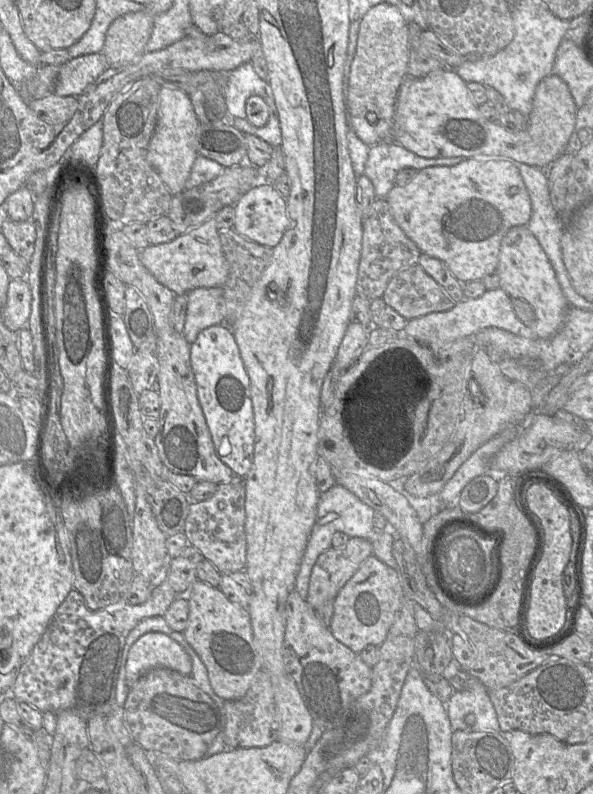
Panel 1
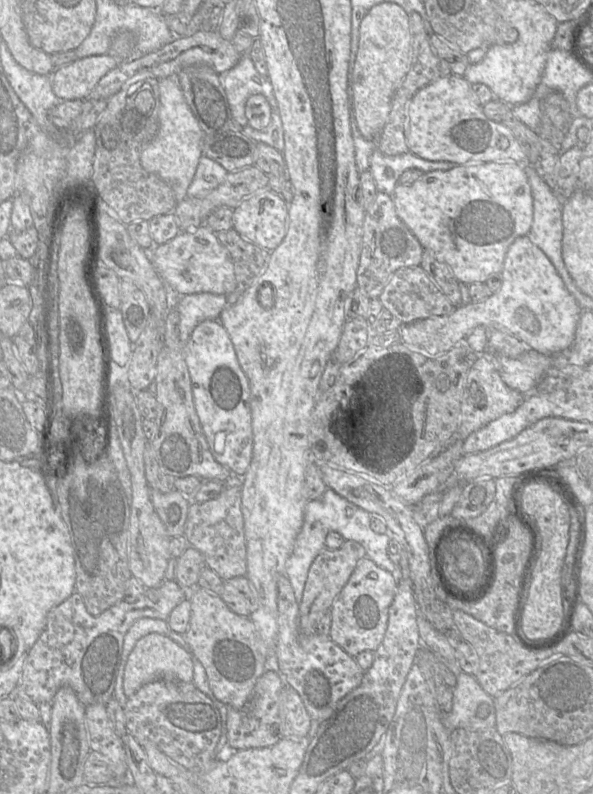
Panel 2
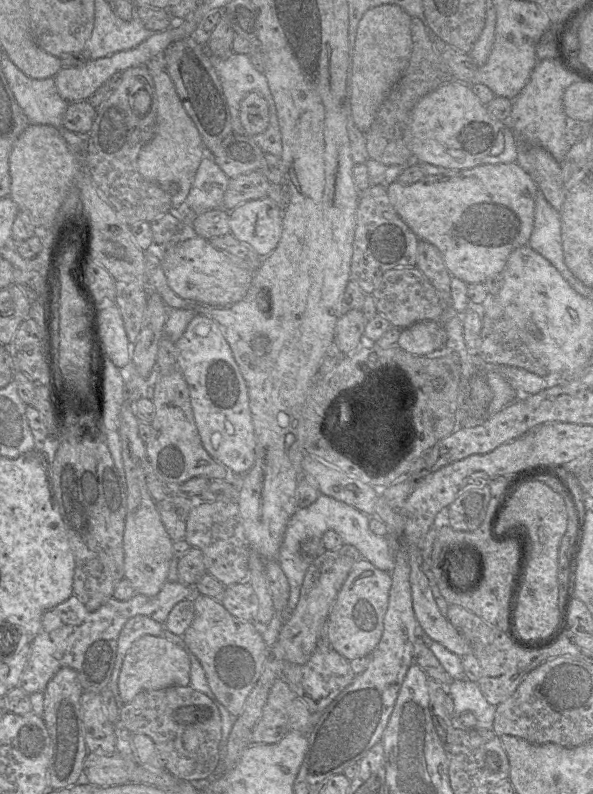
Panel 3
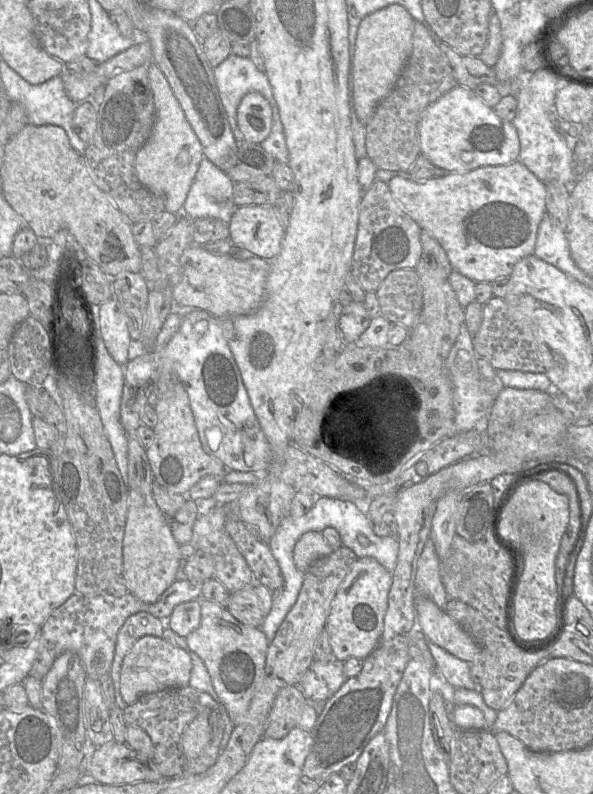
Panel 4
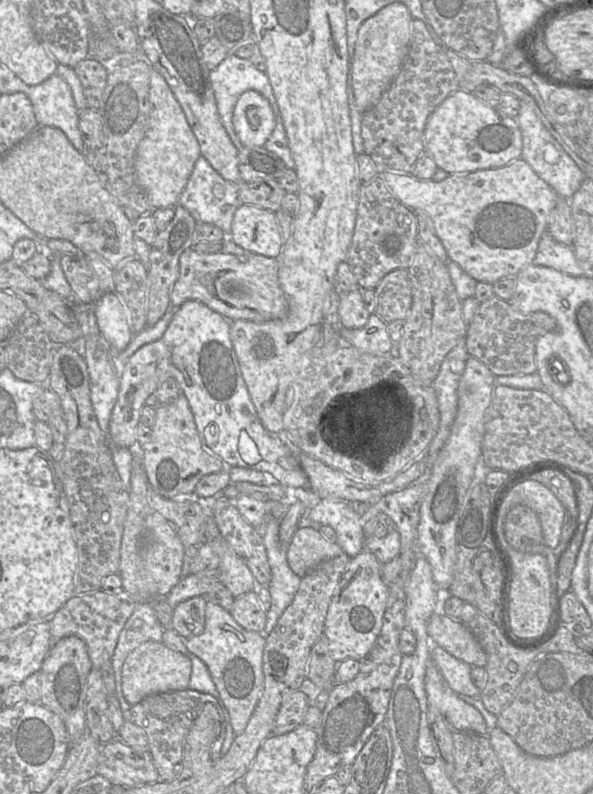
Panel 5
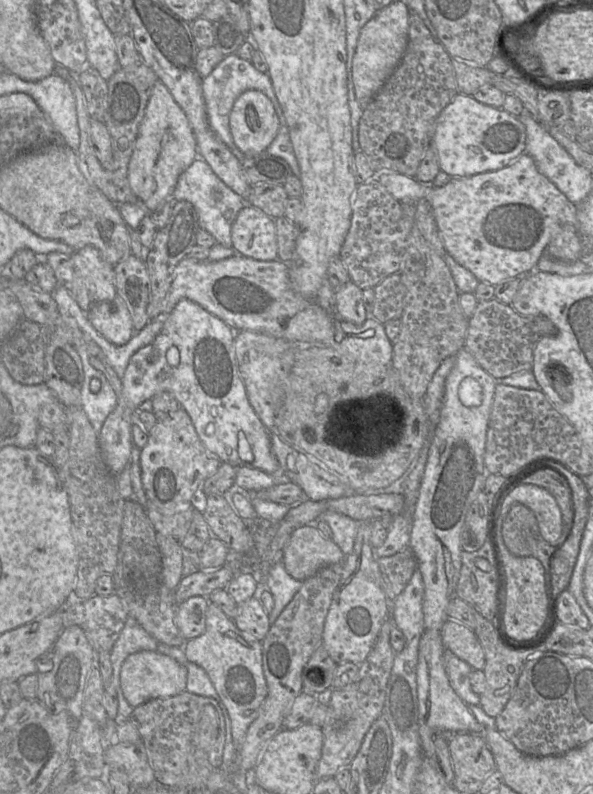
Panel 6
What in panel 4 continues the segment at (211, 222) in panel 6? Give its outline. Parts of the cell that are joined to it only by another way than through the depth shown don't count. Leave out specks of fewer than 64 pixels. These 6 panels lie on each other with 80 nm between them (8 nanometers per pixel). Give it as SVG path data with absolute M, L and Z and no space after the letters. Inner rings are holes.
M203 157L182 213L191 220L213 217L229 224L236 209L233 180L208 158Z

